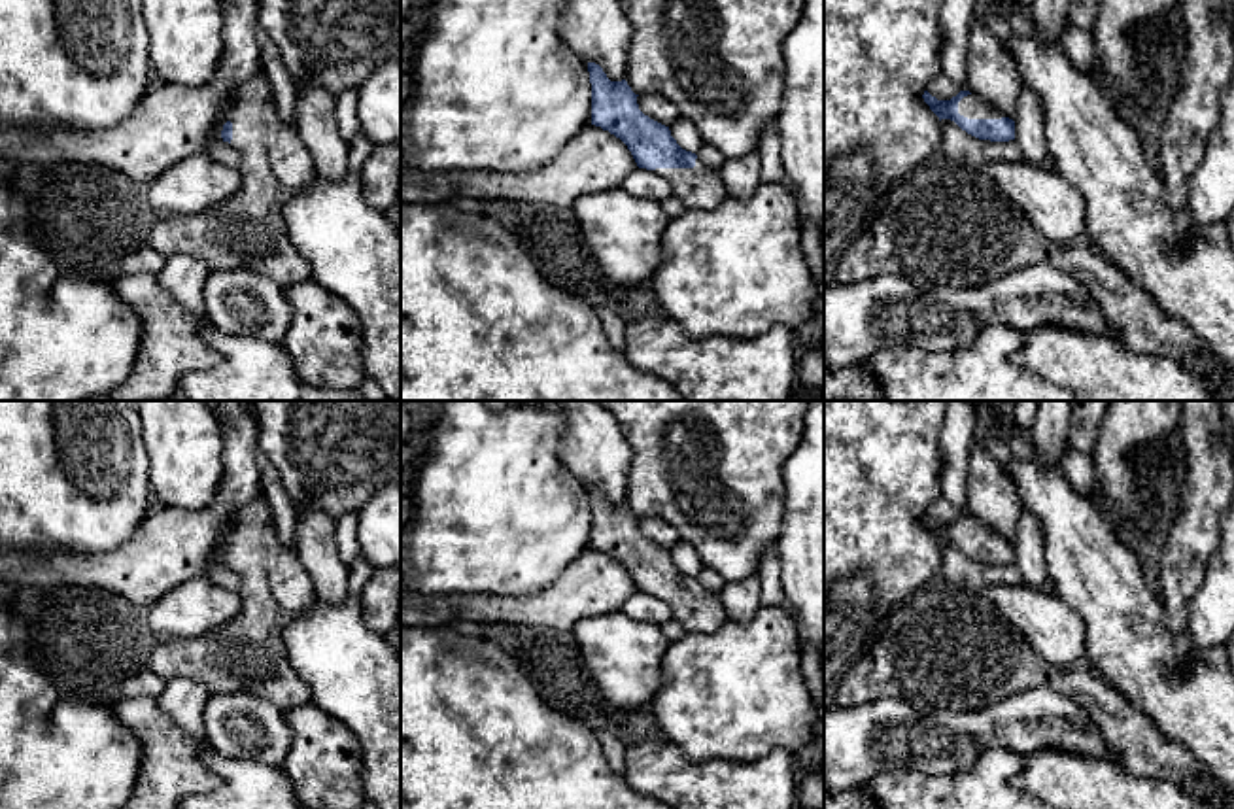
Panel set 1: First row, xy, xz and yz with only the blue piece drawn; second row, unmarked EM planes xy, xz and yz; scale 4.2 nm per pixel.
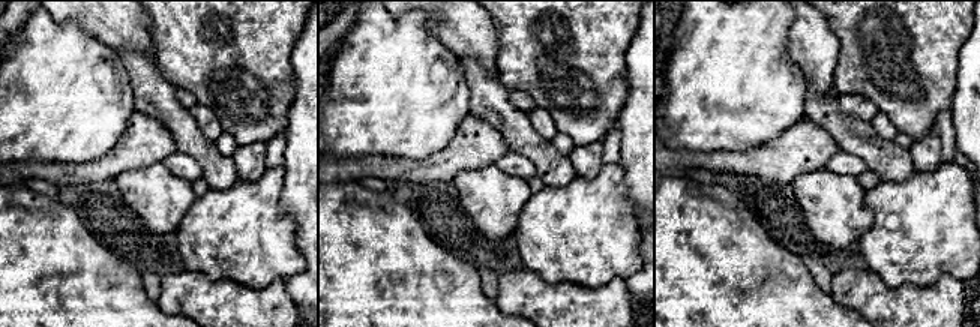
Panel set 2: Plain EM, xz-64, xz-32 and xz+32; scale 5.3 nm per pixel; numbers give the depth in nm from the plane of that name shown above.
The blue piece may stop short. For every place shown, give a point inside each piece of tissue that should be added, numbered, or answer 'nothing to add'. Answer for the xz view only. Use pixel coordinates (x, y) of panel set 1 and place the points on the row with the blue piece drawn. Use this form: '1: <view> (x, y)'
1: xz (702, 186)

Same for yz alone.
1: yz (972, 106)

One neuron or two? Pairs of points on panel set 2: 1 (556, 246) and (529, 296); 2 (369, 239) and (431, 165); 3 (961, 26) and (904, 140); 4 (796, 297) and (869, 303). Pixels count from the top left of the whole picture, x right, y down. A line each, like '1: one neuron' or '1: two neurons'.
1: two neurons
2: two neurons
3: two neurons
4: two neurons

